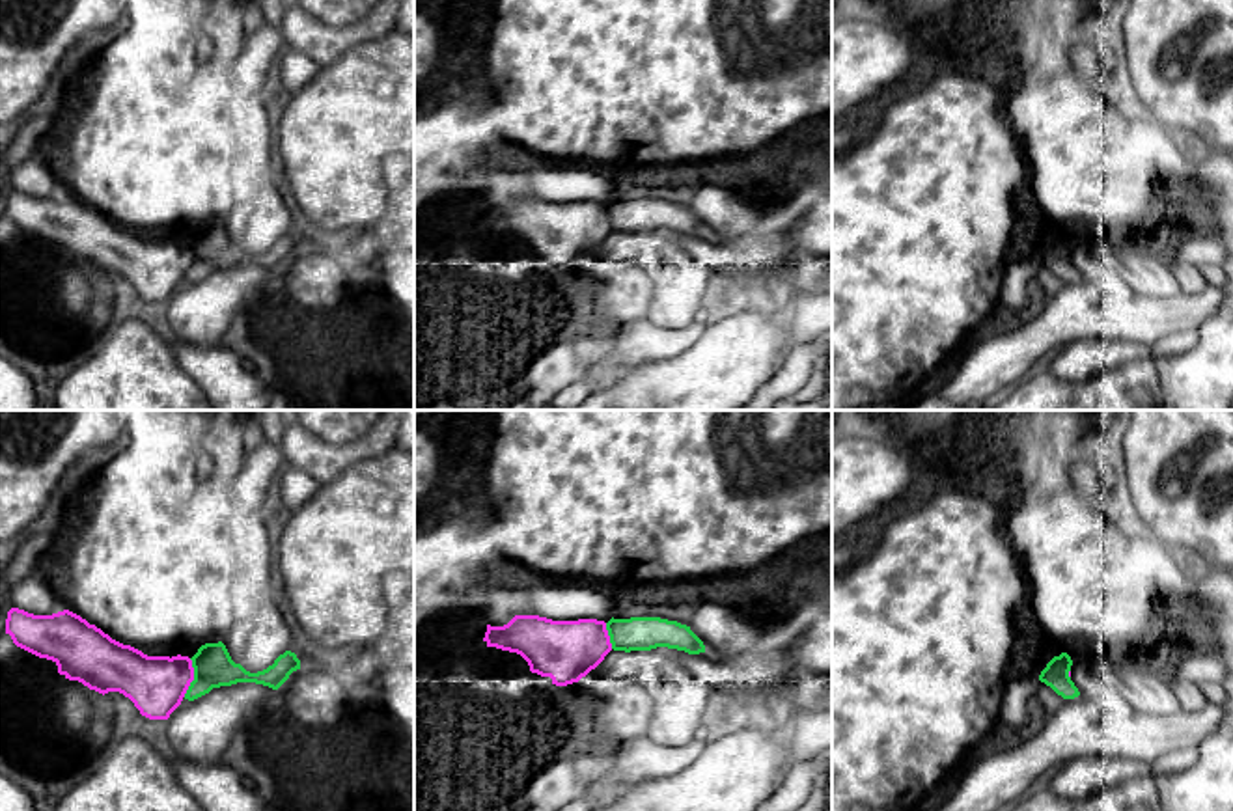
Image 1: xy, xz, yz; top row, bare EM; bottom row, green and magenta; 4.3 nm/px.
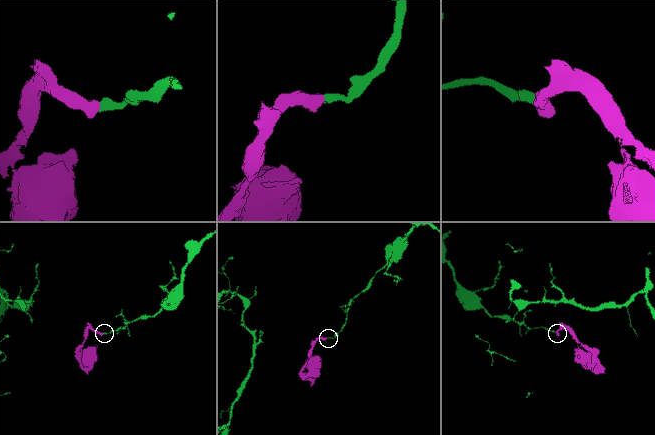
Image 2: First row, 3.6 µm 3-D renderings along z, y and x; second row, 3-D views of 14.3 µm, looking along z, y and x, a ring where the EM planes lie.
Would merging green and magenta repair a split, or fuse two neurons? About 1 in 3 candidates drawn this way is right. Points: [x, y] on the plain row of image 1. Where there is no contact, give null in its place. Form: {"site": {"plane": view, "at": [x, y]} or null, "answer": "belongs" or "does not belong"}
{"site": {"plane": "xy", "at": [194, 260]}, "answer": "does not belong"}

